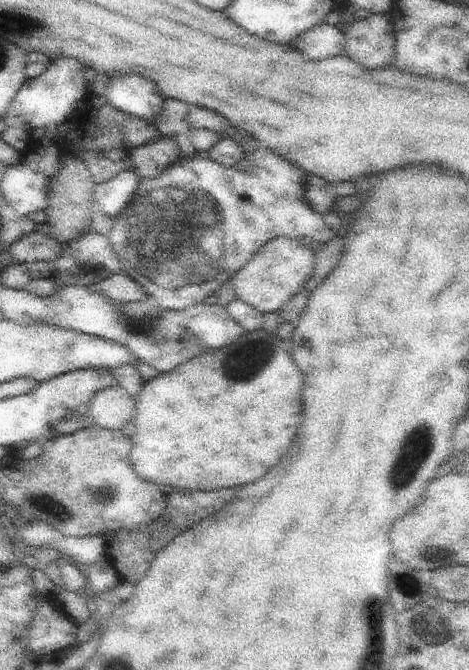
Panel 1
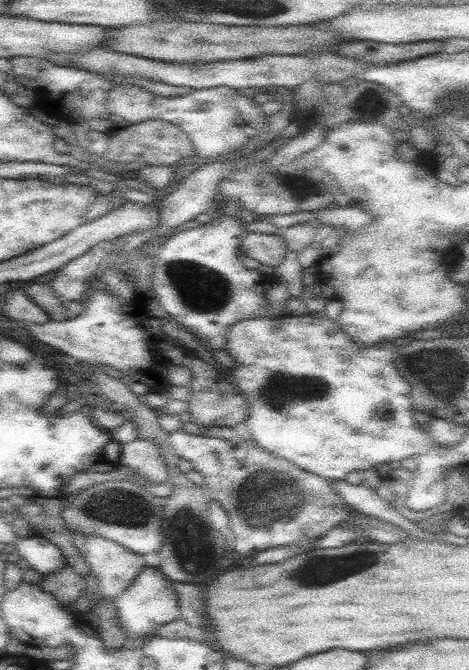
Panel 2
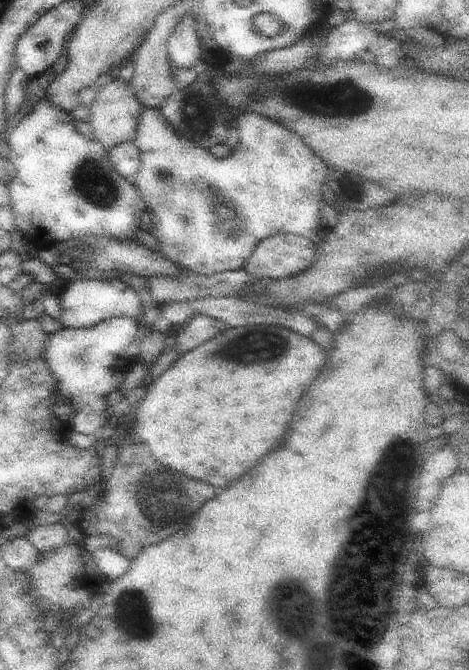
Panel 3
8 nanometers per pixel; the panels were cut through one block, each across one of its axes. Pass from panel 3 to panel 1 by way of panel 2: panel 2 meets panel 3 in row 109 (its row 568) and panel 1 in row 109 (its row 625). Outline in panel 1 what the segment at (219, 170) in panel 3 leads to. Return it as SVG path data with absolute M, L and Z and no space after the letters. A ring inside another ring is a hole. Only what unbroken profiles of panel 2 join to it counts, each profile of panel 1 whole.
M117 74L109 78L102 100L153 126L163 110L165 96L141 74Z

